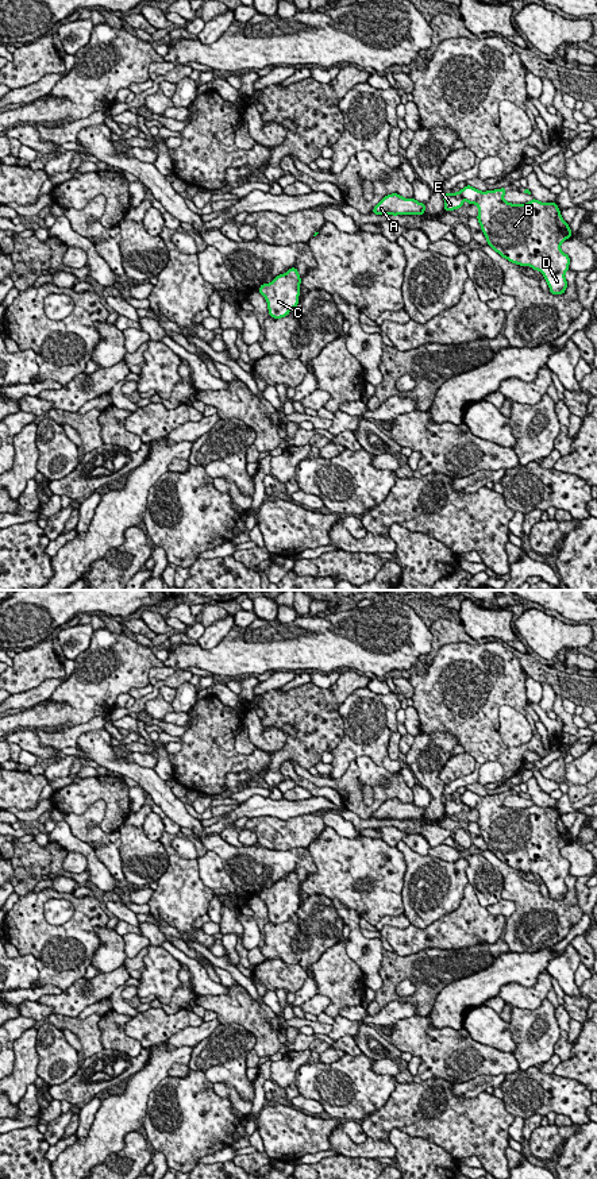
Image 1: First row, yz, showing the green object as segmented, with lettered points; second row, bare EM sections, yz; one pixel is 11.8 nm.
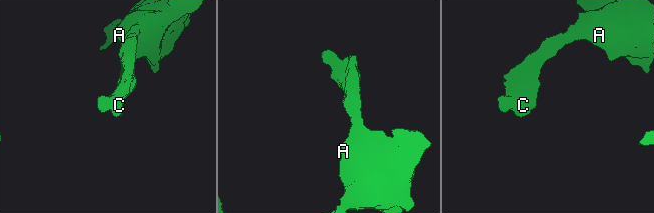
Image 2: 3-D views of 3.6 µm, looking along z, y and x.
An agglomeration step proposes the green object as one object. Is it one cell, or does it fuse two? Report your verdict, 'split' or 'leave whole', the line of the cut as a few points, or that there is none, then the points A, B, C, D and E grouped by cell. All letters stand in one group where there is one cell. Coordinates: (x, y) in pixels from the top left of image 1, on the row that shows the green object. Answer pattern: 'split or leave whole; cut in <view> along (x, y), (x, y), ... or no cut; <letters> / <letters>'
split; cut in yz along (457, 192), (462, 199); A C E / B D

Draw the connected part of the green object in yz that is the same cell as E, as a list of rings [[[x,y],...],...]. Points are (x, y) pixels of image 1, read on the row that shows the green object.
[[[443,193],[444,211],[454,211],[463,205],[463,199],[458,193]]]

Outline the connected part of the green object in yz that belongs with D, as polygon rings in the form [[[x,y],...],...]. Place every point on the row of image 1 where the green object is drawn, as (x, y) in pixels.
[[[470,185],[457,192],[478,207],[477,220],[488,244],[502,258],[539,270],[551,294],[563,294],[570,258],[561,244],[571,238],[556,203],[532,199],[525,204],[504,200],[507,188],[481,192]]]

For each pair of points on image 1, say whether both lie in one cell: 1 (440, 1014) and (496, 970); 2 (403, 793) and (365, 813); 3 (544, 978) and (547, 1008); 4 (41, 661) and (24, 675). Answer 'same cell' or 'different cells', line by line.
1: same cell
2: same cell
3: different cells
4: same cell

